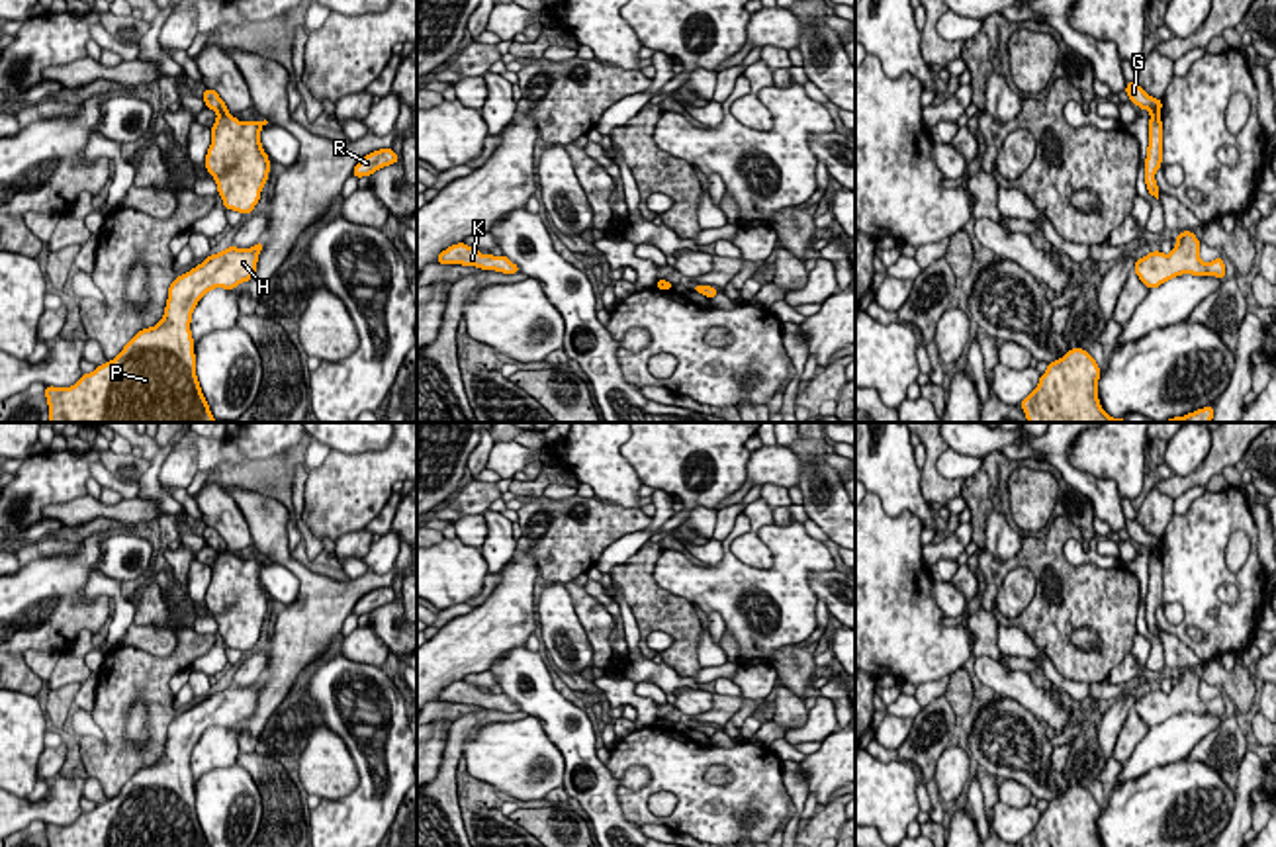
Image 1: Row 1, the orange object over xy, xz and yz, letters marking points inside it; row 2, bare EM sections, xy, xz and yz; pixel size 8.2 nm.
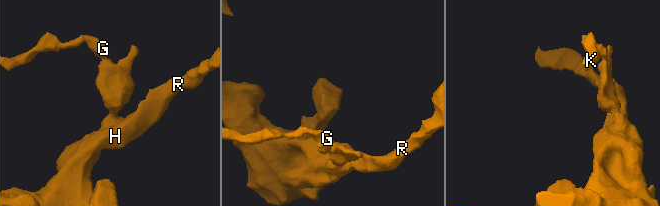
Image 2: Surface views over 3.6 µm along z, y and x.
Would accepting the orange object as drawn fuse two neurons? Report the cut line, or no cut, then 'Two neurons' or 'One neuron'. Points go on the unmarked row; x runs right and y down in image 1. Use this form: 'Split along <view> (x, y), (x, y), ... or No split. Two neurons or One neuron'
Split along xy (226, 548), (218, 554). Two neurons

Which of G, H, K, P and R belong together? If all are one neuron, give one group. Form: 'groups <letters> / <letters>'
groups G K / H P R

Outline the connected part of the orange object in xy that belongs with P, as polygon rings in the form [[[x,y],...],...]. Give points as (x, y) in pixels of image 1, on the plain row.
[[[229,685],[178,714],[168,726],[162,757],[74,824],[47,824],[49,847],[209,847],[196,814],[192,751],[209,728],[249,720],[262,685]]]

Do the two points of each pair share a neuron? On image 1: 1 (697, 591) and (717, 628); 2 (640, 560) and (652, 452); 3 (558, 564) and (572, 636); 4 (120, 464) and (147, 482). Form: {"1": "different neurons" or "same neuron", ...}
{"1": "different neurons", "2": "different neurons", "3": "different neurons", "4": "different neurons"}

